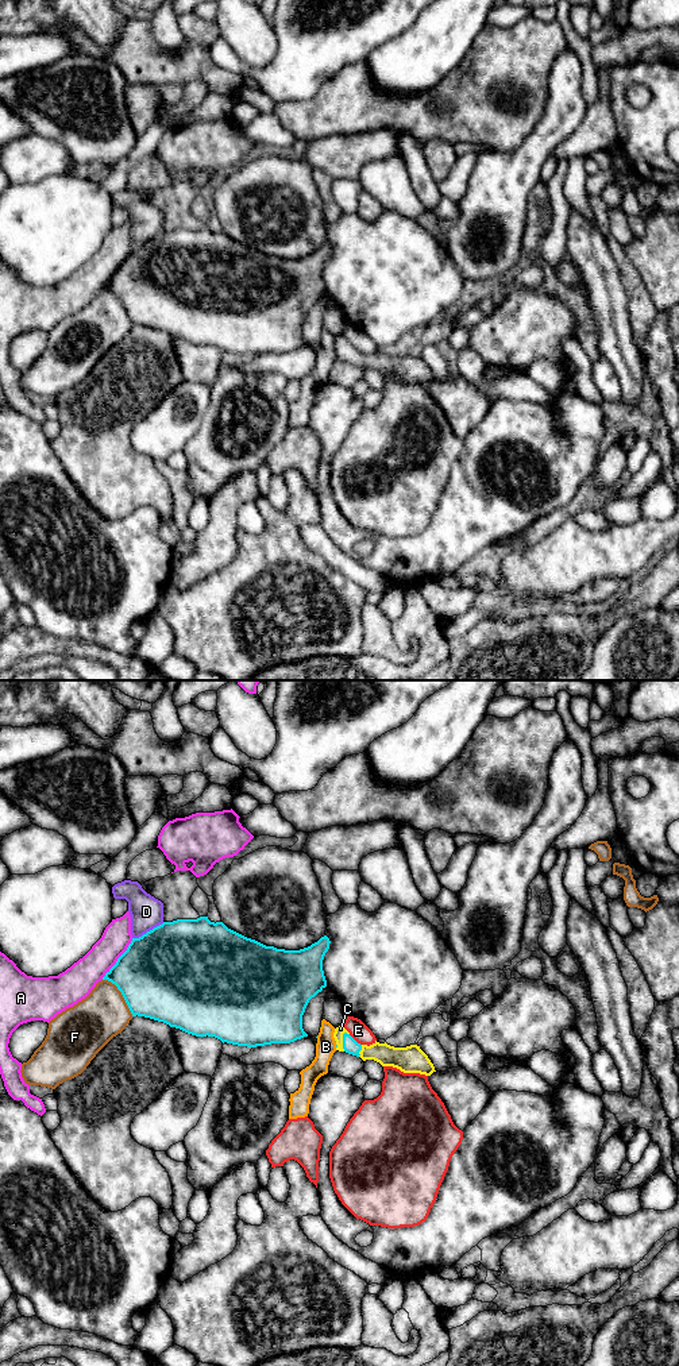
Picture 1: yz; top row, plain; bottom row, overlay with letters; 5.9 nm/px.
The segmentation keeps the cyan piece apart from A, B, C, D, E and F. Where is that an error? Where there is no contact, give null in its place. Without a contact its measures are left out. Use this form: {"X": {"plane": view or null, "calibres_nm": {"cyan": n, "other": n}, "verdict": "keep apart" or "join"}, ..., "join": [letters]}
{"A": {"plane": "yz", "calibres_nm": {"cyan": 460, "other": 190}, "verdict": "keep apart"}, "B": {"plane": null, "verdict": "keep apart"}, "C": {"plane": "yz", "calibres_nm": {"cyan": 90, "other": 60}, "verdict": "join"}, "D": {"plane": "yz", "calibres_nm": {"cyan": 500, "other": 200}, "verdict": "keep apart"}, "E": {"plane": "yz", "calibres_nm": {"cyan": 90, "other": 110}, "verdict": "keep apart"}, "F": {"plane": "yz", "calibres_nm": {"cyan": 500, "other": 300}, "verdict": "keep apart"}, "join": ["C"]}

